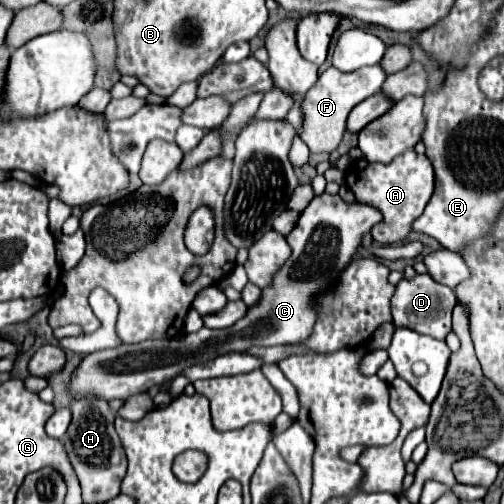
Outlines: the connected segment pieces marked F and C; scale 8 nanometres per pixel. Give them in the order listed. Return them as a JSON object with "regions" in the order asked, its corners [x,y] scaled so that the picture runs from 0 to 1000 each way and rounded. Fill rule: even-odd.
{"regions":[[[[752,127],[712,135],[696,147],[681,147],[669,135],[649,135],[625,175],[613,175],[613,187],[605,187],[605,198],[597,202],[597,222],[605,230],[605,246],[597,254],[597,276],[609,286],[617,304],[649,302],[667,298],[685,266],[685,242],[700,210],[720,202],[724,194],[748,187],[756,179],[756,167],[764,159],[764,143]]],[[[637,385],[613,401],[613,409],[593,425],[585,452],[565,468],[577,488],[573,520],[565,520],[542,548],[542,563],[518,575],[518,591],[506,607],[494,607],[486,631],[470,635],[458,651],[363,663],[351,671],[288,675],[276,683],[240,683],[224,694],[196,694],[157,722],[141,758],[141,786],[200,786],[208,794],[240,790],[252,794],[264,782],[292,778],[327,754],[347,754],[375,722],[403,722],[438,702],[490,698],[502,687],[550,687],[550,683],[589,683],[613,671],[621,643],[629,639],[629,619],[621,619],[621,587],[645,579],[669,548],[692,528],[700,504],[720,480],[720,468],[740,444],[756,437],[756,425],[724,405],[681,401],[669,385]],[[613,476],[613,504],[609,504]]]]}

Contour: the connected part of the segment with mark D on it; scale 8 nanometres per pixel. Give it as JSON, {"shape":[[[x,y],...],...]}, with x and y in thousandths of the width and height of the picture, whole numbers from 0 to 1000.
{"shape":[[[827,544],[815,556],[800,552],[788,563],[788,583],[780,583],[780,643],[796,651],[819,651],[823,659],[859,667],[867,675],[883,675],[895,655],[895,615],[903,611],[903,603],[903,579],[887,567],[867,563],[851,544]]]}

